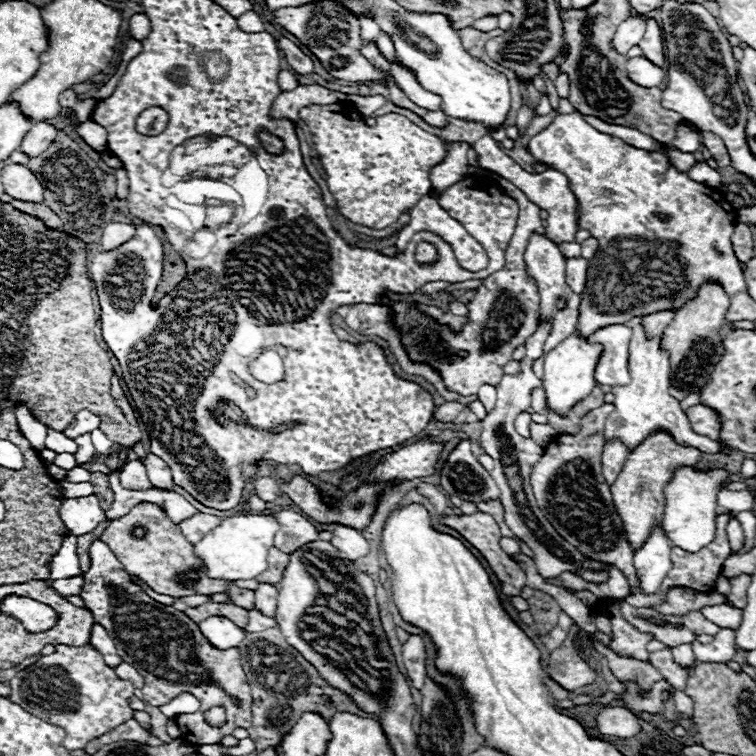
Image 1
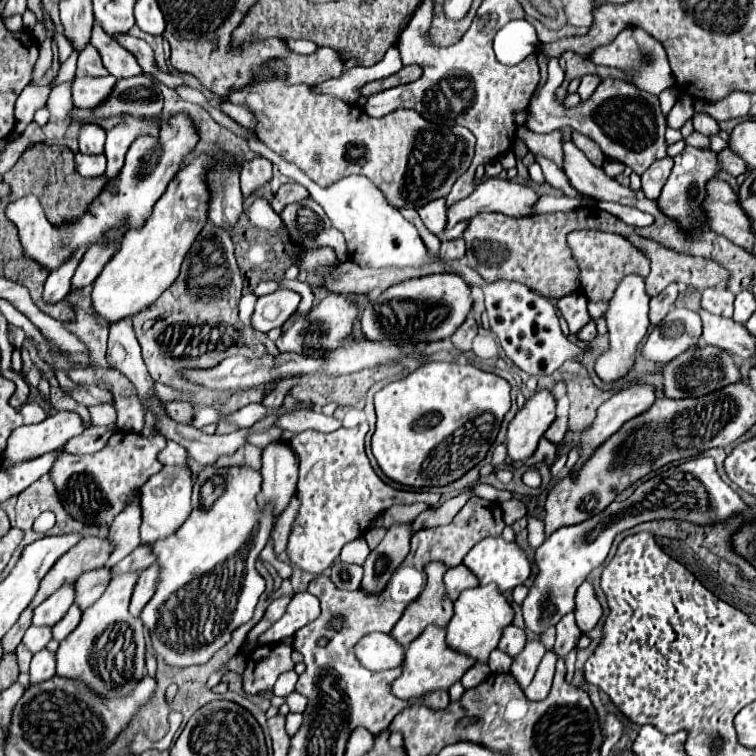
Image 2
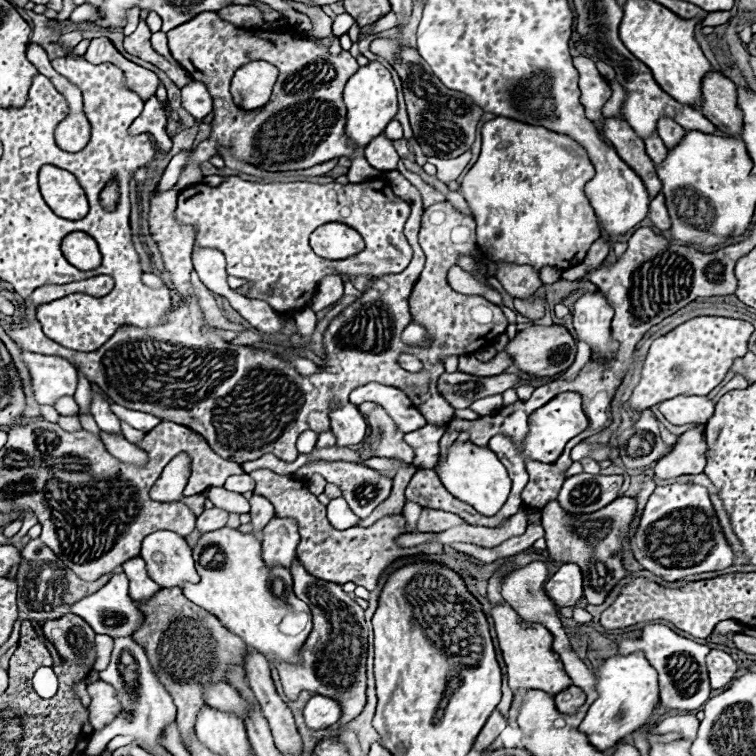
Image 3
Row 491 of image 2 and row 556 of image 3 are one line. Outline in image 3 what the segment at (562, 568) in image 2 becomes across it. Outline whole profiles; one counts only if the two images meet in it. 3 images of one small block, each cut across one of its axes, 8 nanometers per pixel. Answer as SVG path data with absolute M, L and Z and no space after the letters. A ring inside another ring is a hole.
M698 484L656 486L642 512L640 526L634 538L630 538L630 550L644 570L650 570L666 582L684 580L692 574L724 570L732 566L734 560L722 528L718 526L708 490Z

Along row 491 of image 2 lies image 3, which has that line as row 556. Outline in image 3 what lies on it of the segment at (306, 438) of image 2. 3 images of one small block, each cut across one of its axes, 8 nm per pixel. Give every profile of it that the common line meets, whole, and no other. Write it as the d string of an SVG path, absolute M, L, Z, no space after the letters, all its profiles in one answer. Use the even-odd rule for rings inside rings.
M266 468L250 472L250 478L255 482L254 494L264 496L274 504L278 518L292 518L300 530L300 544L298 544L298 562L306 568L306 572L318 580L346 584L354 582L356 586L364 586L368 590L376 588L376 582L394 560L406 556L420 556L420 554L436 554L444 546L440 542L426 542L412 548L402 548L396 544L400 534L406 534L406 520L402 514L398 516L384 516L376 520L376 524L362 528L354 526L348 530L336 530L330 526L326 518L324 504L308 490L306 480L296 480L289 476L281 476Z

